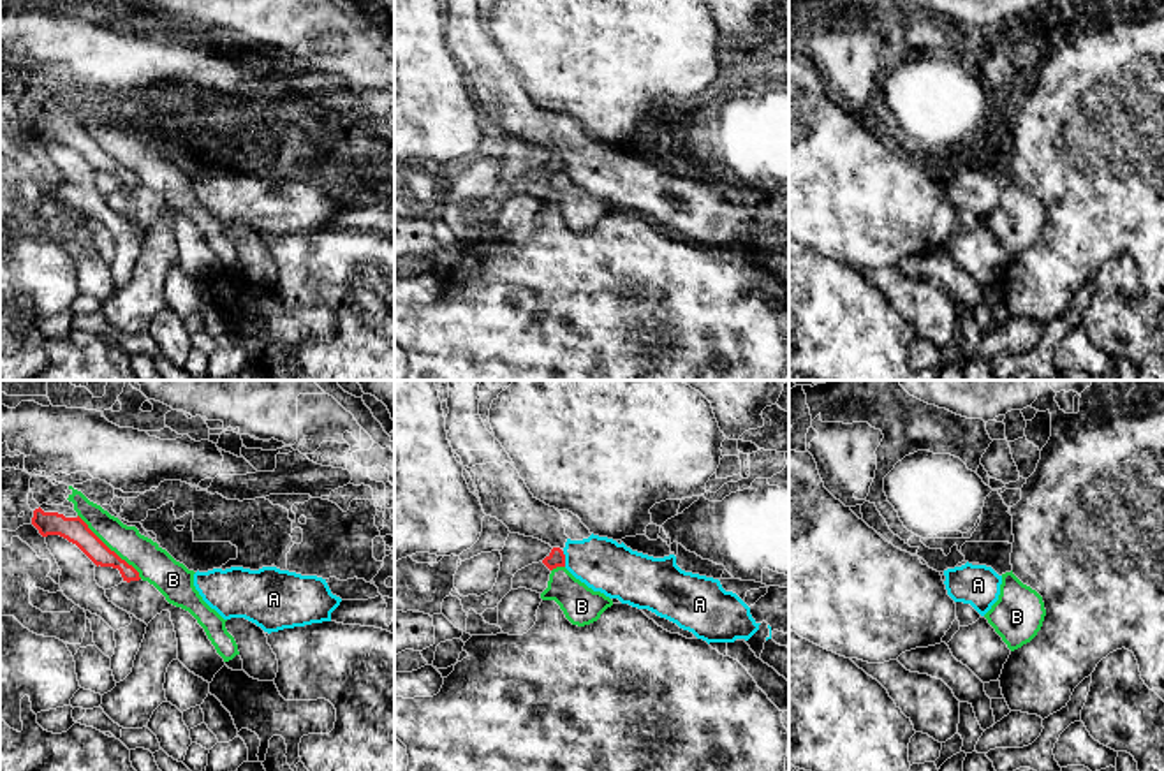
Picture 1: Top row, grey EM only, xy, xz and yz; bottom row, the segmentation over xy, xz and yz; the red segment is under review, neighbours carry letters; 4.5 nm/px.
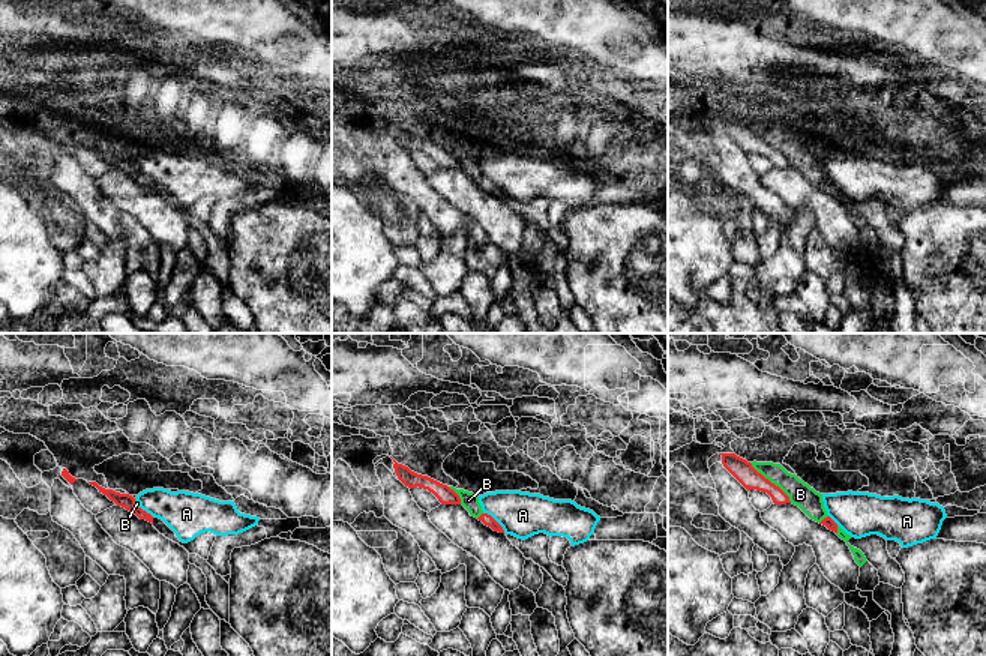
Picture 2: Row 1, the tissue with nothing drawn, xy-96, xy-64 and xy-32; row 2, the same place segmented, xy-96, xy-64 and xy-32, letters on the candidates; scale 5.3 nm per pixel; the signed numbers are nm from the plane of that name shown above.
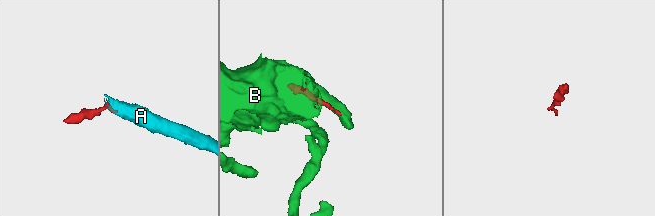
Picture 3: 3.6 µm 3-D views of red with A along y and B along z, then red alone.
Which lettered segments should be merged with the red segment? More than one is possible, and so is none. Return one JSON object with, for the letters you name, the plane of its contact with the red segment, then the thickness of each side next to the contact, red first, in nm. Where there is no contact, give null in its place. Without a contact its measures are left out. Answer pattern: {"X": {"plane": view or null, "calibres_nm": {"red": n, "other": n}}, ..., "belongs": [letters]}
{"belongs": []}

